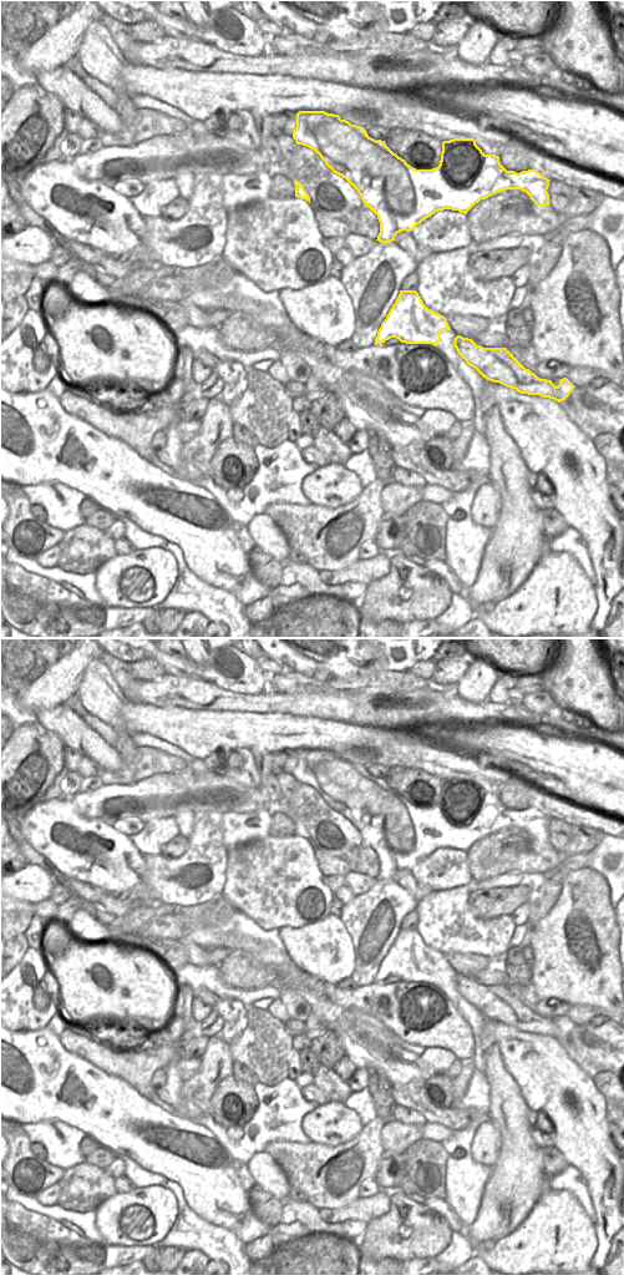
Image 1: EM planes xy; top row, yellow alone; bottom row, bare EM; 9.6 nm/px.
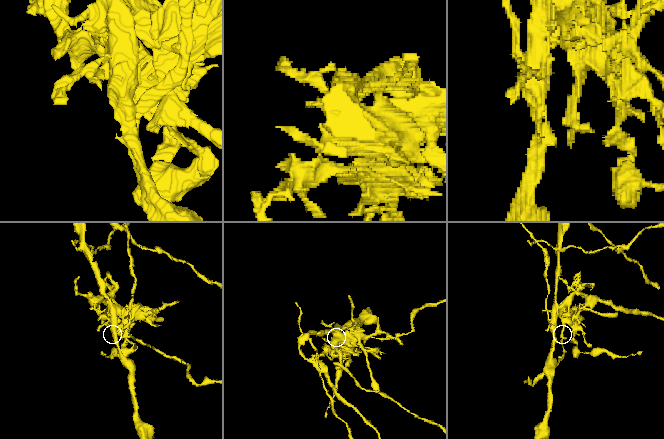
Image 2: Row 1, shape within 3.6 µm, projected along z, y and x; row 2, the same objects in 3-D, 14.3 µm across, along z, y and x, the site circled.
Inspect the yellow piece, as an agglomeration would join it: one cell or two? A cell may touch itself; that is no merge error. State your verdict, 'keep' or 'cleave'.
cleave

